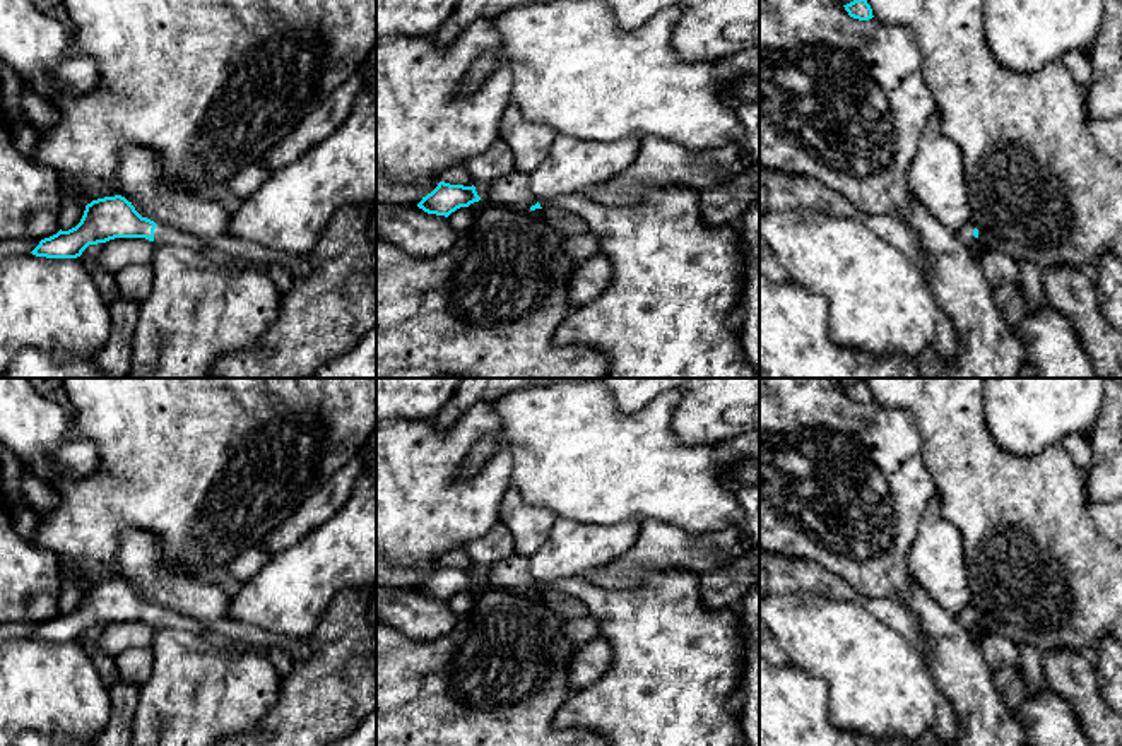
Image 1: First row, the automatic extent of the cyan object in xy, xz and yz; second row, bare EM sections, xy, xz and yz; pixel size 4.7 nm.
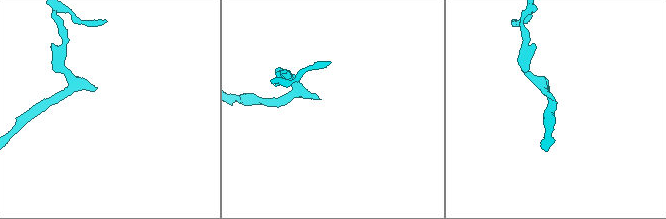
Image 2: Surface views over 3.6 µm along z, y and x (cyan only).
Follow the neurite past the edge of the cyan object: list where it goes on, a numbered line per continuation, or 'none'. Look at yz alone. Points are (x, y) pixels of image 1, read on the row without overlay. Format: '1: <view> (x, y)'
1: yz (965, 616)

